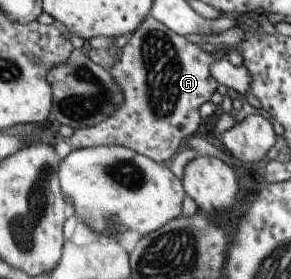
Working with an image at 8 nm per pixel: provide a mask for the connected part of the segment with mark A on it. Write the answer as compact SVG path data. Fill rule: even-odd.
M150 16L145 17L143 22L137 25L129 41L119 50L117 63L106 69L121 91L121 105L113 105L115 111L101 123L96 123L93 127L75 129L68 142L71 149L115 145L131 149L159 165L172 160L199 128L199 106L207 102L217 89L218 84L209 75L209 65L214 61L210 55L211 51L208 46L189 43L185 37L173 33Z

